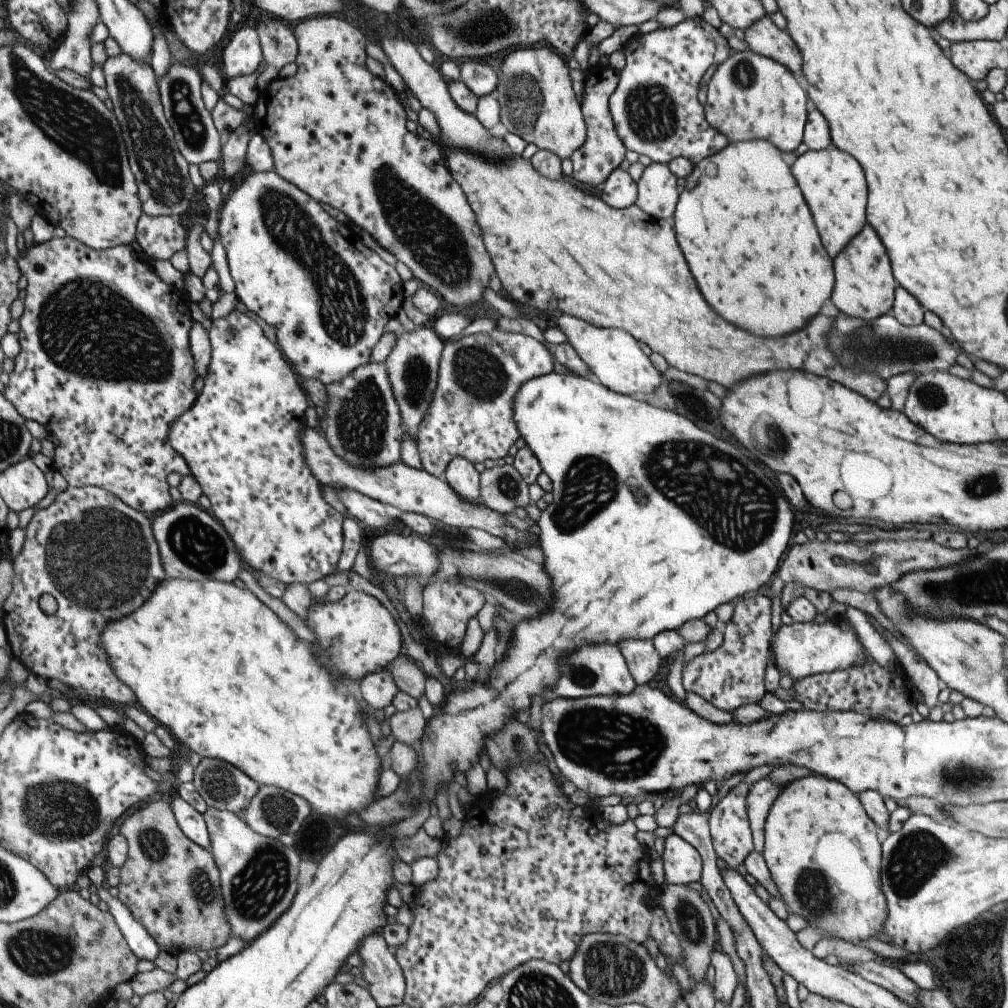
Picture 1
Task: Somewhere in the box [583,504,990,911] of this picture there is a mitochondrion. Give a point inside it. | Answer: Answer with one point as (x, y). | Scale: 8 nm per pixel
(921, 855)

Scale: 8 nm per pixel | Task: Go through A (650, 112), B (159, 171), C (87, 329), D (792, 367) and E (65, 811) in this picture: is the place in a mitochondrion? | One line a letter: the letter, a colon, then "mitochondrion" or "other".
A: mitochondrion
B: mitochondrion
C: mitochondrion
D: other
E: mitochondrion

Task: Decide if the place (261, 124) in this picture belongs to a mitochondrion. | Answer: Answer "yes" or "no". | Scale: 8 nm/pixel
no

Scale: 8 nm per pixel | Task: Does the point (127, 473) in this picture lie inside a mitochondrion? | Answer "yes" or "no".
no

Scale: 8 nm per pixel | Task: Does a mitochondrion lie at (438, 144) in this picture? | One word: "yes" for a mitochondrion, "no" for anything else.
no

